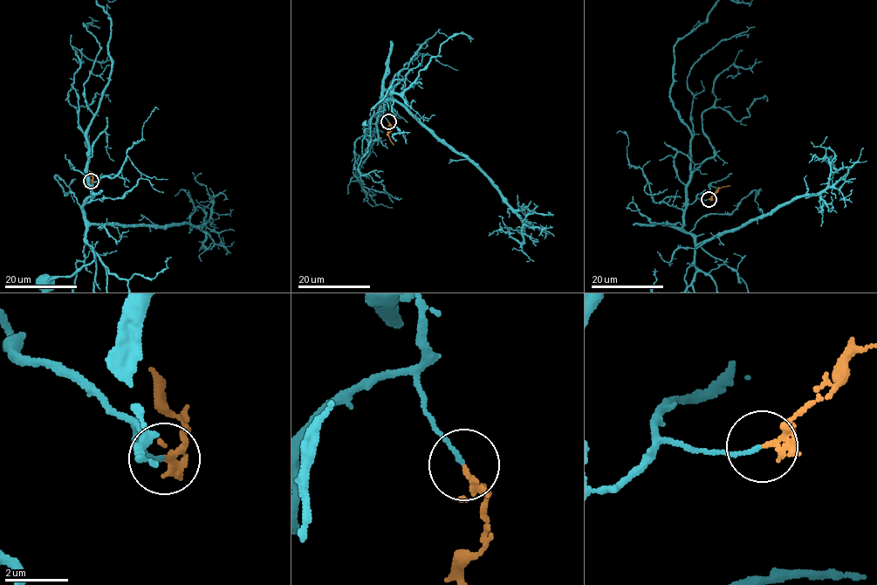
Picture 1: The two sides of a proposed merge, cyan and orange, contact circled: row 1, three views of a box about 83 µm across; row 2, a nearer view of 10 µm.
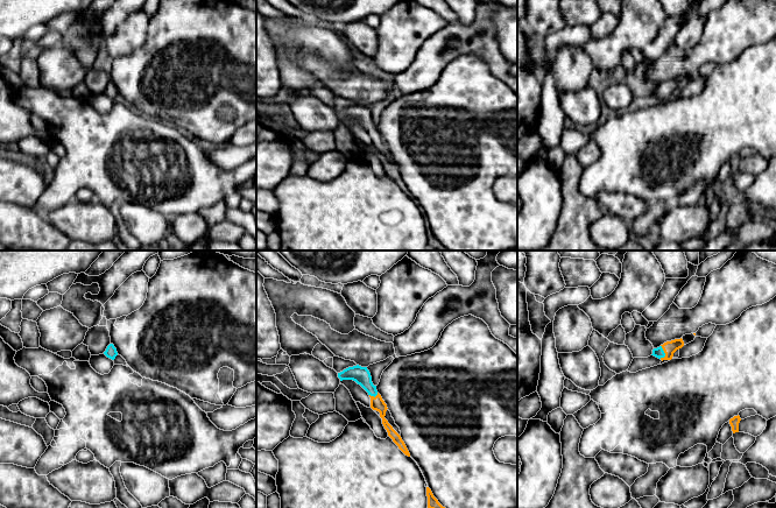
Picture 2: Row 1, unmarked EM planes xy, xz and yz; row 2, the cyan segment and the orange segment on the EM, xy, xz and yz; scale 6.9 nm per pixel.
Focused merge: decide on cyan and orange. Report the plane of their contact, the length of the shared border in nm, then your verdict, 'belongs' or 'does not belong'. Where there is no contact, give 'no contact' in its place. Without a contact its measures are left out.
contact in yz; length 100 nm; belongs

